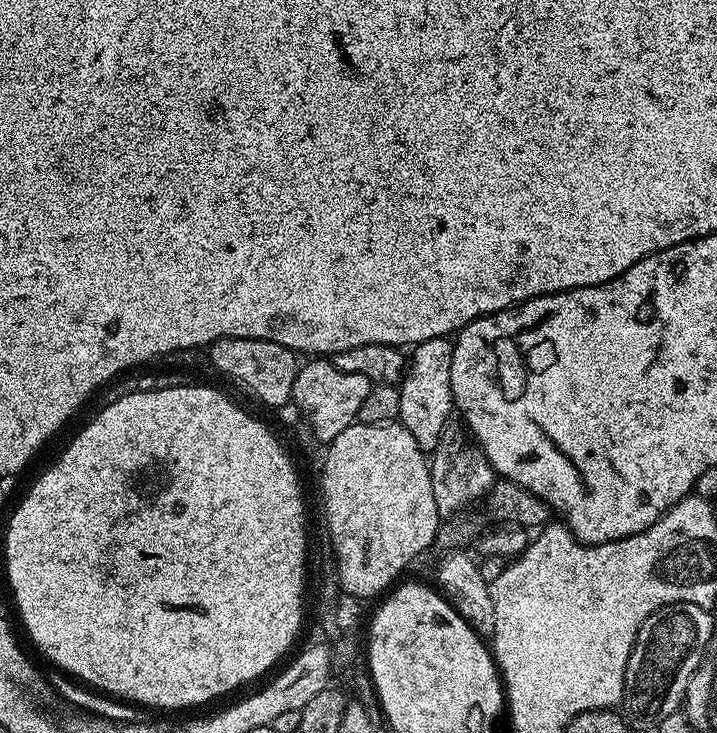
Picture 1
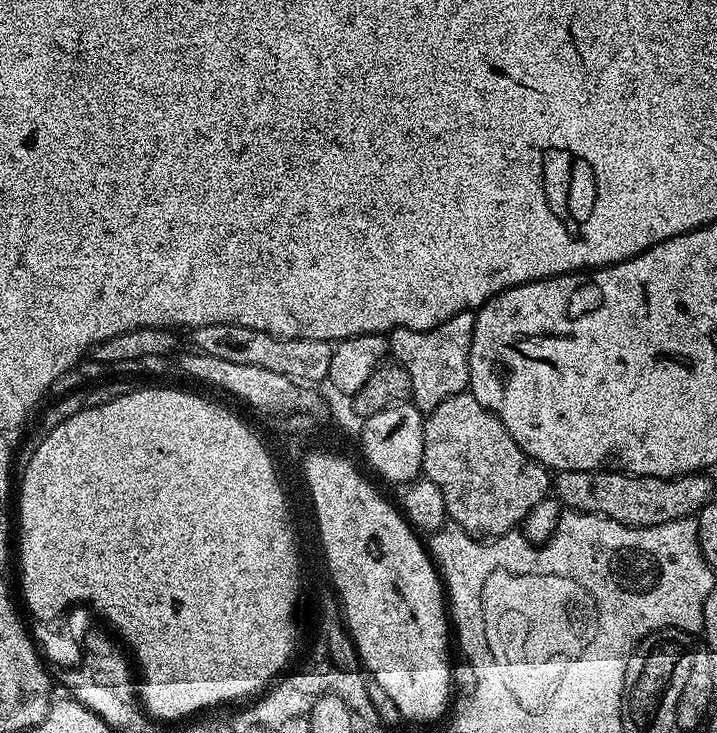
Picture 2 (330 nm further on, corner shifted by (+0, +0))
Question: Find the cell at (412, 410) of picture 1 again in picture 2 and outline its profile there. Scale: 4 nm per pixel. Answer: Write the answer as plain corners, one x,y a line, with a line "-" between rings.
475,311
459,312
454,314
454,318
430,330
392,329
388,336
388,347
395,363
401,364
410,374
411,403
421,412
427,414
434,411
442,406
442,402
446,402
446,398
468,388
468,348
472,344
475,321

